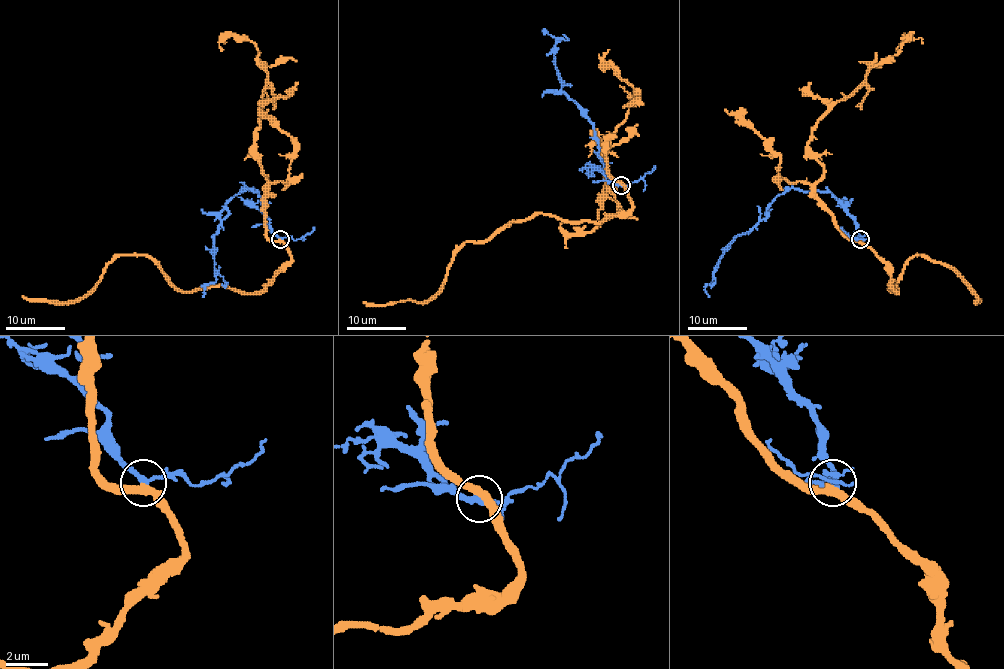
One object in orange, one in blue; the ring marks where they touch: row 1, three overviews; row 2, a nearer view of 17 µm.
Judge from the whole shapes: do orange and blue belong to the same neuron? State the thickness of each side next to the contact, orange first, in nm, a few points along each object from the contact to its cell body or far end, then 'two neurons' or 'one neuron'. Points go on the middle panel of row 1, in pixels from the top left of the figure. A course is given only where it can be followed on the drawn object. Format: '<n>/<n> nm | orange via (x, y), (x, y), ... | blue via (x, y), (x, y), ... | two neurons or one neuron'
360/240 nm | orange via (621, 185), (627, 212), (597, 222), (533, 213), (466, 242), (427, 301), (363, 301) | blue via (621, 185), (605, 172), (594, 124), (561, 91), (554, 61), (557, 37), (545, 30), (543, 34) | two neurons

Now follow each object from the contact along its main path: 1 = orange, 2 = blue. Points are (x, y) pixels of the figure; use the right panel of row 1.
1: (860, 240), (887, 266), (897, 292), (888, 289), (917, 255), (948, 266), (976, 295)
2: (860, 239), (856, 221), (830, 192), (787, 188), (766, 216), (723, 252), (705, 288), (709, 297)

